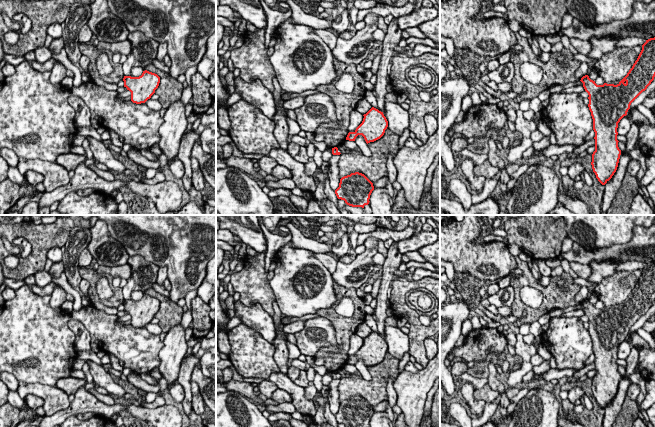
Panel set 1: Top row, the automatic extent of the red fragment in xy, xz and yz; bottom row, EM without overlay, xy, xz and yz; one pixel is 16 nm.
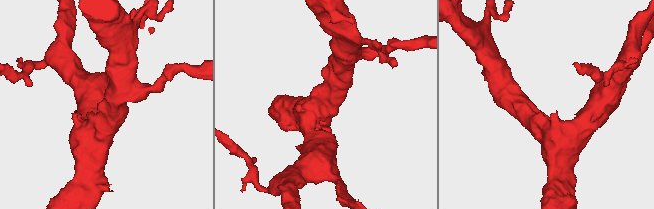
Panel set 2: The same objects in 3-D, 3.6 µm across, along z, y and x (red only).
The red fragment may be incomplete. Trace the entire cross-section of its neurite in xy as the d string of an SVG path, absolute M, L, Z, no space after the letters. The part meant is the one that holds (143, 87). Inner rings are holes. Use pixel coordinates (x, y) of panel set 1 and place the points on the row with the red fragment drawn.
M147 70L139 77L124 76L124 87L131 92L131 101L136 104L145 103L155 93L160 77Z

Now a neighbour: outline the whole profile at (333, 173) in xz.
M333 155L328 162L329 163L328 179L331 189L334 191L339 187L340 183L339 168L338 168L339 159L340 155Z

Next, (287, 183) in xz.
M292 178L280 179L278 181L266 181L265 186L273 188L284 188L288 190L293 190L296 187L295 182Z

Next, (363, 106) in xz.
M365 98L361 99L356 105L356 110L363 115L366 114L371 108L371 104Z

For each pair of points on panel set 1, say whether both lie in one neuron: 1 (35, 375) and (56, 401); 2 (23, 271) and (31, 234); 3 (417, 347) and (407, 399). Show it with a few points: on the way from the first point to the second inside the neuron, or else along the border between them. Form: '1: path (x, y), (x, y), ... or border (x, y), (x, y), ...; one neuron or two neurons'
1: border (19, 381), (54, 386); two neurons
2: path (32, 262), (36, 258), (36, 243); one neuron
3: border (429, 360), (423, 368); two neurons

